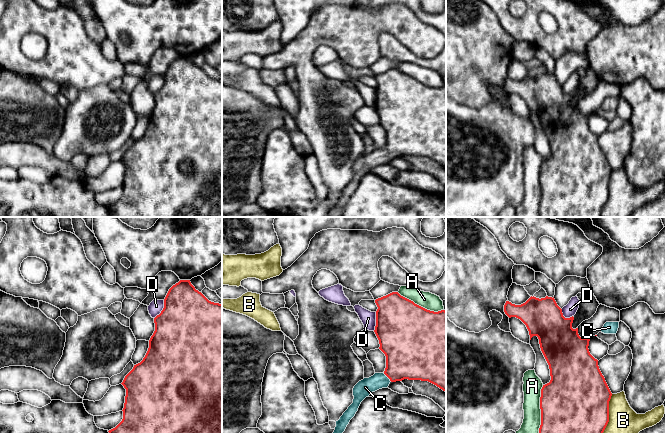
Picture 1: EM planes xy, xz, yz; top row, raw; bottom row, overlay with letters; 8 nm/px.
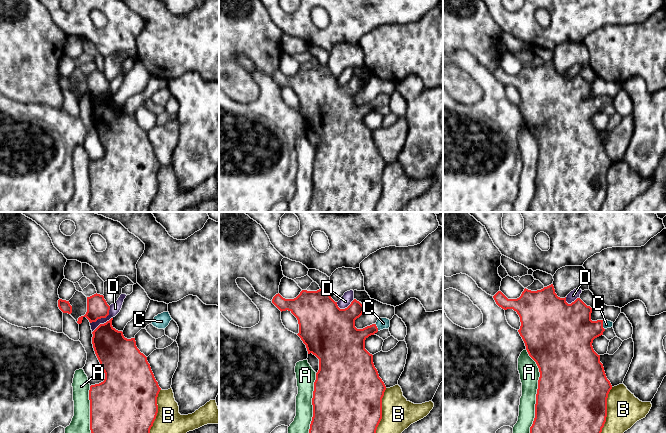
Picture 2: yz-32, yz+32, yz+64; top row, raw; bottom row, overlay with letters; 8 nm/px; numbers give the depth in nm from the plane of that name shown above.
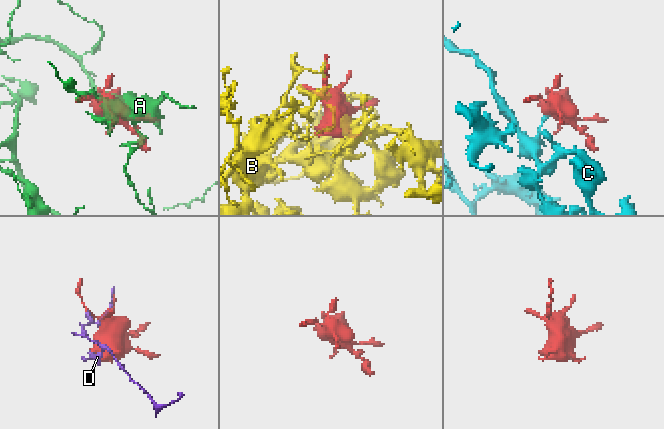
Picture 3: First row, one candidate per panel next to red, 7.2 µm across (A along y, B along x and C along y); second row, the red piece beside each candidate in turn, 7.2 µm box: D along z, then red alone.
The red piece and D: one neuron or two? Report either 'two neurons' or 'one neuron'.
two neurons

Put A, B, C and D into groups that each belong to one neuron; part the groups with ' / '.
A / B / C / D

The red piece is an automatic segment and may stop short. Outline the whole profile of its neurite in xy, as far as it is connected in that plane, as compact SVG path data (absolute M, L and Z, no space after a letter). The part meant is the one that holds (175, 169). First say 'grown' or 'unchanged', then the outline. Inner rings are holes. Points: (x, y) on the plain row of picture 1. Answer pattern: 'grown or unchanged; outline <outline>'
unchanged; outline M180 56L169 65L164 75L164 84L154 94L154 99L155 107L149 116L145 133L134 141L121 159L126 165L123 195L108 207L112 217L222 217L222 79L209 77L195 65L190 56Z

